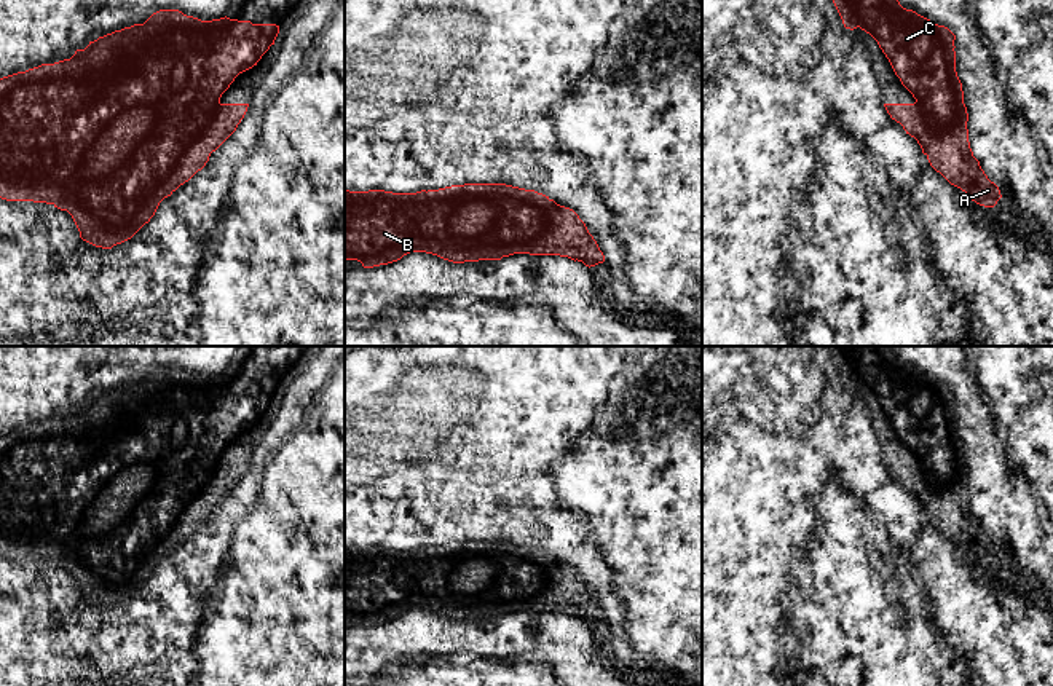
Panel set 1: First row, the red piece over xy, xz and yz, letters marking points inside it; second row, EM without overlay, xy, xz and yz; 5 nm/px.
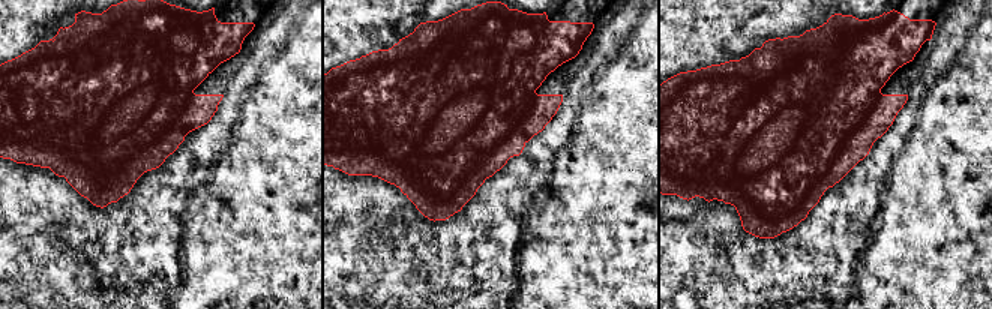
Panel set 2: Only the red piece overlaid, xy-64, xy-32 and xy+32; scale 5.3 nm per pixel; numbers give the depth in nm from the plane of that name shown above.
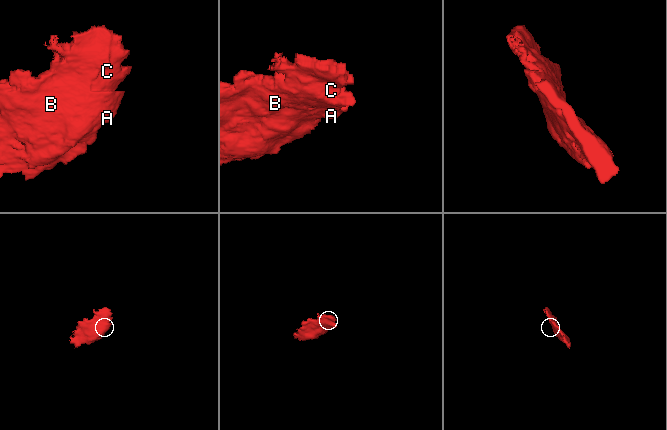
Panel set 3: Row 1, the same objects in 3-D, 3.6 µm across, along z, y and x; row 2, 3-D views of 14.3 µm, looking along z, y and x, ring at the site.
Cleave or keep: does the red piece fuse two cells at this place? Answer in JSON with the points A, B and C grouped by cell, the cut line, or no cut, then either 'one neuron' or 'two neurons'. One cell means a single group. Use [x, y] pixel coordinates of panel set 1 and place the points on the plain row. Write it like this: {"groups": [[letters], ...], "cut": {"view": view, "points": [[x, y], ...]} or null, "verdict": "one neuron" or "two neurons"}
{"groups": [["A", "B", "C"]], "cut": null, "verdict": "one neuron"}

